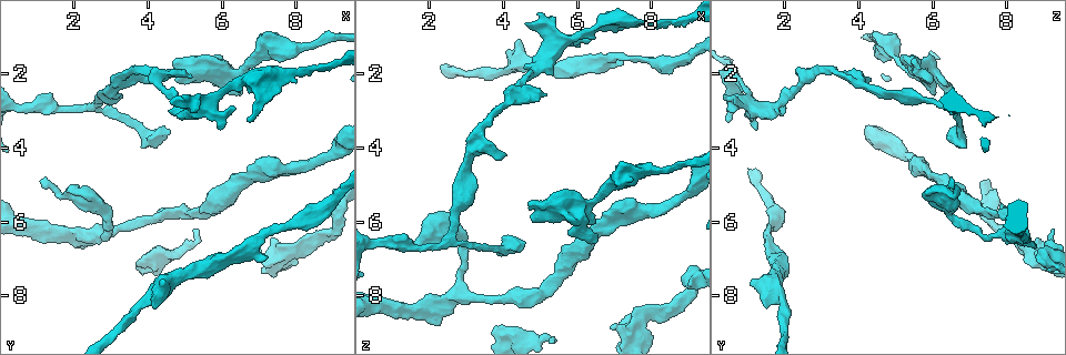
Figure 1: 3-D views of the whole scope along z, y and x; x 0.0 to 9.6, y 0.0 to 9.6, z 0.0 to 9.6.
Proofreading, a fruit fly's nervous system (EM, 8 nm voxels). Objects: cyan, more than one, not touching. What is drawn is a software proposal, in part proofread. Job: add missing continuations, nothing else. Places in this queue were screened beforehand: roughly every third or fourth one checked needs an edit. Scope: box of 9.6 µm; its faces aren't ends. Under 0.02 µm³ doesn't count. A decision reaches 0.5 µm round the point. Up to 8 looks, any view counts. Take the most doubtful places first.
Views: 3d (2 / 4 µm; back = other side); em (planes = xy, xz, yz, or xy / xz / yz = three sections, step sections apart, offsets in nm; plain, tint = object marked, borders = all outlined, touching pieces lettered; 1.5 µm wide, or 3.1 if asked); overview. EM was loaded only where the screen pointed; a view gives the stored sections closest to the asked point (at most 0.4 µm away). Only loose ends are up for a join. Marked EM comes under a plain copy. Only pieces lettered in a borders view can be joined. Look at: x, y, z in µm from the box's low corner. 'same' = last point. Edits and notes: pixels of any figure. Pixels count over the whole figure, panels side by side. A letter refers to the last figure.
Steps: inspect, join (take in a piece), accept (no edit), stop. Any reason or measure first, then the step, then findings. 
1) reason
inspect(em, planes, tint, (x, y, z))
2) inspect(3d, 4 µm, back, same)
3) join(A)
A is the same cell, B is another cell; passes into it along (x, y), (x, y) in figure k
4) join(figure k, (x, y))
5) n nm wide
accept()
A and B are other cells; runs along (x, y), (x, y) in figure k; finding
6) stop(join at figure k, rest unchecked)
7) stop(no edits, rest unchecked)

branch stops here
inspect(em, planes, borders, (6.45, 2.60, 6.05))

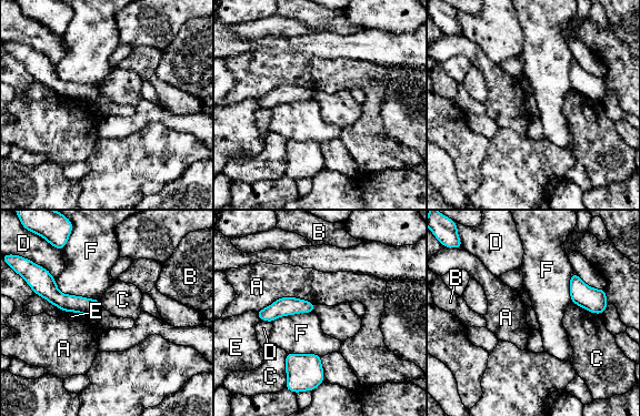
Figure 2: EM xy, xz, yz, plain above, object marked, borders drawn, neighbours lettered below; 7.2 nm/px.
accept()
A, B, C, D, E and F are other cells; runs along (36, 288), (67, 303), (98, 304) in figure 2; no lettered piece goes on from it

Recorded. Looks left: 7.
an open end
inspect(3d, 2 µm, (4.70, 2.75, 0.60))

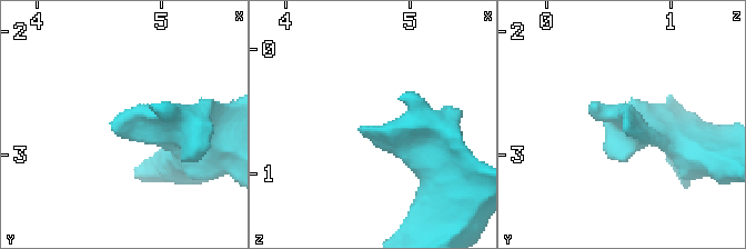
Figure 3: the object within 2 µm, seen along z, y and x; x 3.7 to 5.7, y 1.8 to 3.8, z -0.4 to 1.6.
shape alone is not enough
inspect(em, xz, step 8, borders, (4.72, 2.72, 0.58))

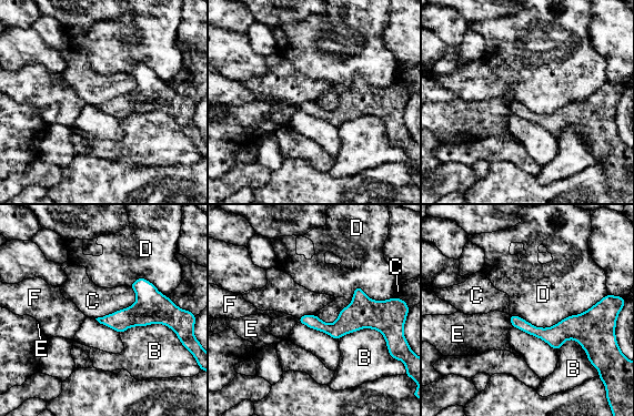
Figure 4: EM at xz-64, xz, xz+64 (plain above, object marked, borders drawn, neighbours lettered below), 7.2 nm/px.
cut it another way
inspect(em, planes, borders, same)

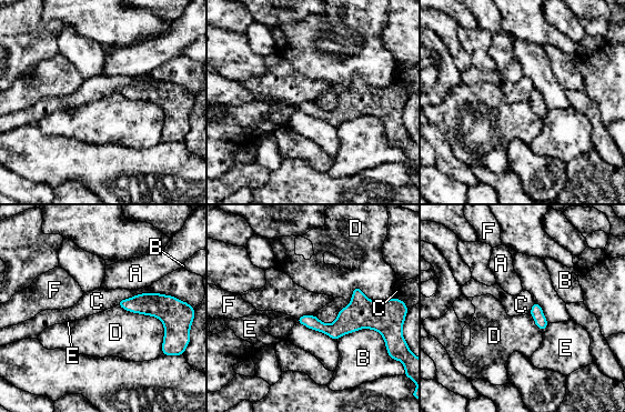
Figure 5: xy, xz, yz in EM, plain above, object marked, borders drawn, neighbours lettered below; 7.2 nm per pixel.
accept()
A, B, C, D, E and F are other cells; no lettered piece goes on from it

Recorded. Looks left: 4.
free end
inspect(em, xy, step 4, tint, (1.45, 6.45, 8.65))

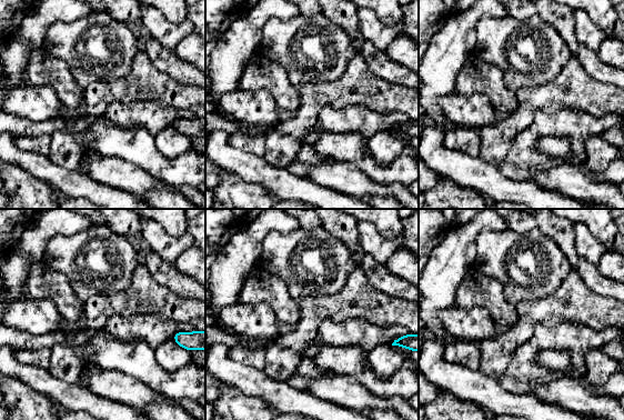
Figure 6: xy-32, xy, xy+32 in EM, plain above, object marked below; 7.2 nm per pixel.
inspect(em, planes, borders, same)

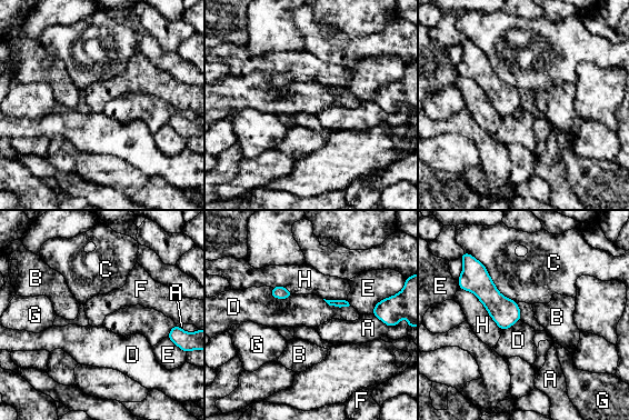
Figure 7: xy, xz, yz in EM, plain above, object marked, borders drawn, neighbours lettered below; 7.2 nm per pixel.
accept()
A, B, C, D, E, F, G and H are other cells; border along (372, 313), (392, 327) in figure 7; no lettered piece goes on from it

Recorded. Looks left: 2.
stop(no edits, rest unchecked)

